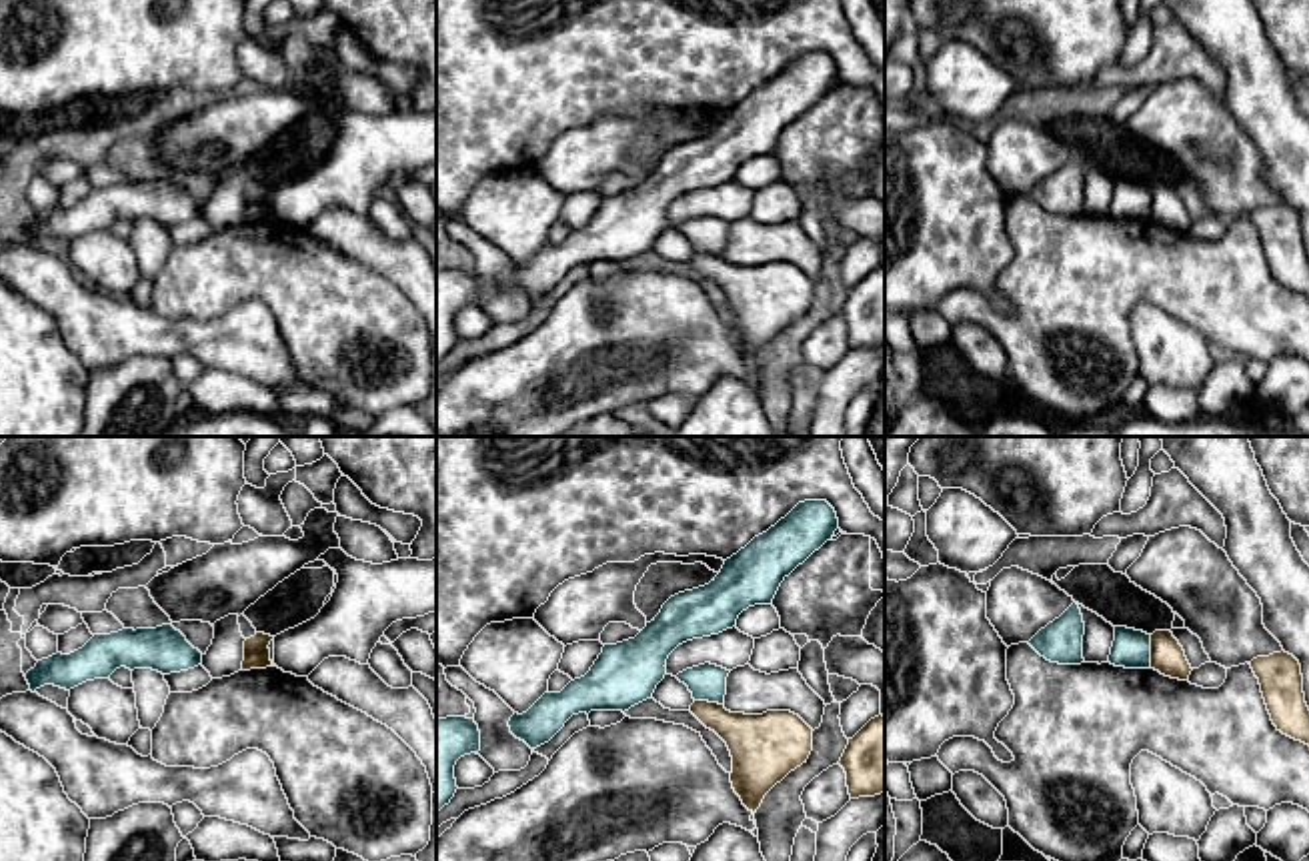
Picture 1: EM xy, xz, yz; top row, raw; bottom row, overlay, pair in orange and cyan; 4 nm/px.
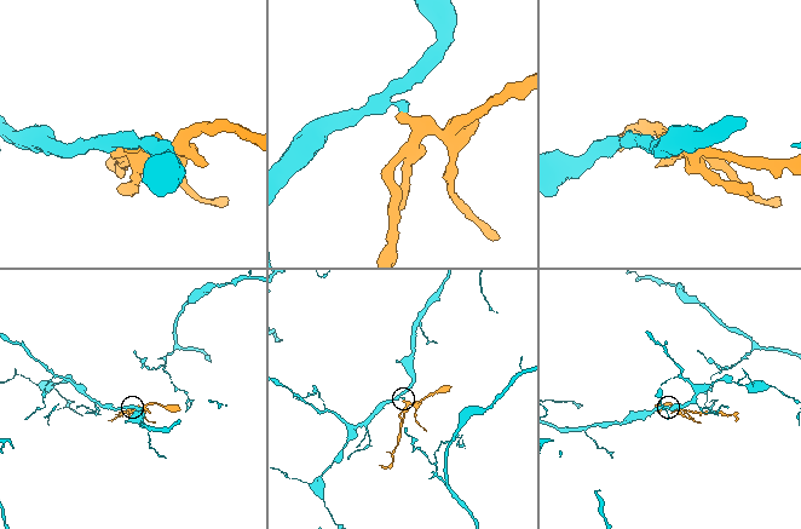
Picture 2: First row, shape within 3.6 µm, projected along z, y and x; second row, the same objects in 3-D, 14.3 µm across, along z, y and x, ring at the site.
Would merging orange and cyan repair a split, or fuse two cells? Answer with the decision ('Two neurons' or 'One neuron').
Two neurons

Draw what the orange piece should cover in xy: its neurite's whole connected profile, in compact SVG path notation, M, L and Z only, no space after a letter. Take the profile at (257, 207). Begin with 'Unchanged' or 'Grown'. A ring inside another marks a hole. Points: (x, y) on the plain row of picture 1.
Unchanged. M256 184L254 188L244 192L242 222L274 218L268 200L272 190L274 188L270 186Z

